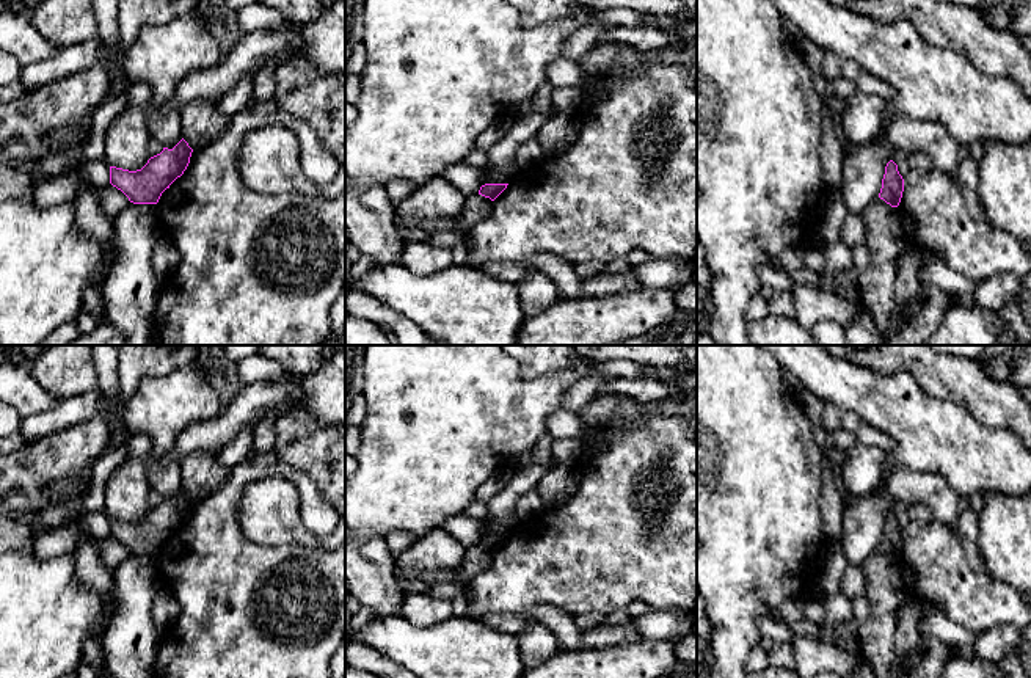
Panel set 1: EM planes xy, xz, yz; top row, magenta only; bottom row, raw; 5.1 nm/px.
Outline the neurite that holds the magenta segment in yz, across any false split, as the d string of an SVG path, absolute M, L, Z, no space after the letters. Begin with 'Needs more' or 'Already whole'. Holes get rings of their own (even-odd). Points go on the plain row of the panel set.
Already whole. M890 512L885 518L879 549L883 551L891 559L898 559L902 549L902 543L904 530L898 523L898 516L893 512Z

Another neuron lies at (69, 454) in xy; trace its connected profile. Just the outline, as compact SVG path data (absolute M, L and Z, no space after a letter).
M100 394L93 419L0 457L0 515L44 512L85 493L52 501L44 490L53 480L80 479L89 488L93 466L110 441L107 406L108 400Z

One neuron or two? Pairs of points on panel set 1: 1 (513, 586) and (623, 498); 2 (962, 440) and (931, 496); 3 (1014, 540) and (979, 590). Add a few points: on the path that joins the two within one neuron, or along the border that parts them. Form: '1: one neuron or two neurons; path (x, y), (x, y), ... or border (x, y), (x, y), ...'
1: one neuron; path (540, 562), (564, 557), (597, 524)
2: two neurons; border (906, 468), (937, 473), (959, 496)
3: two neurons; border (984, 570), (1014, 589)

